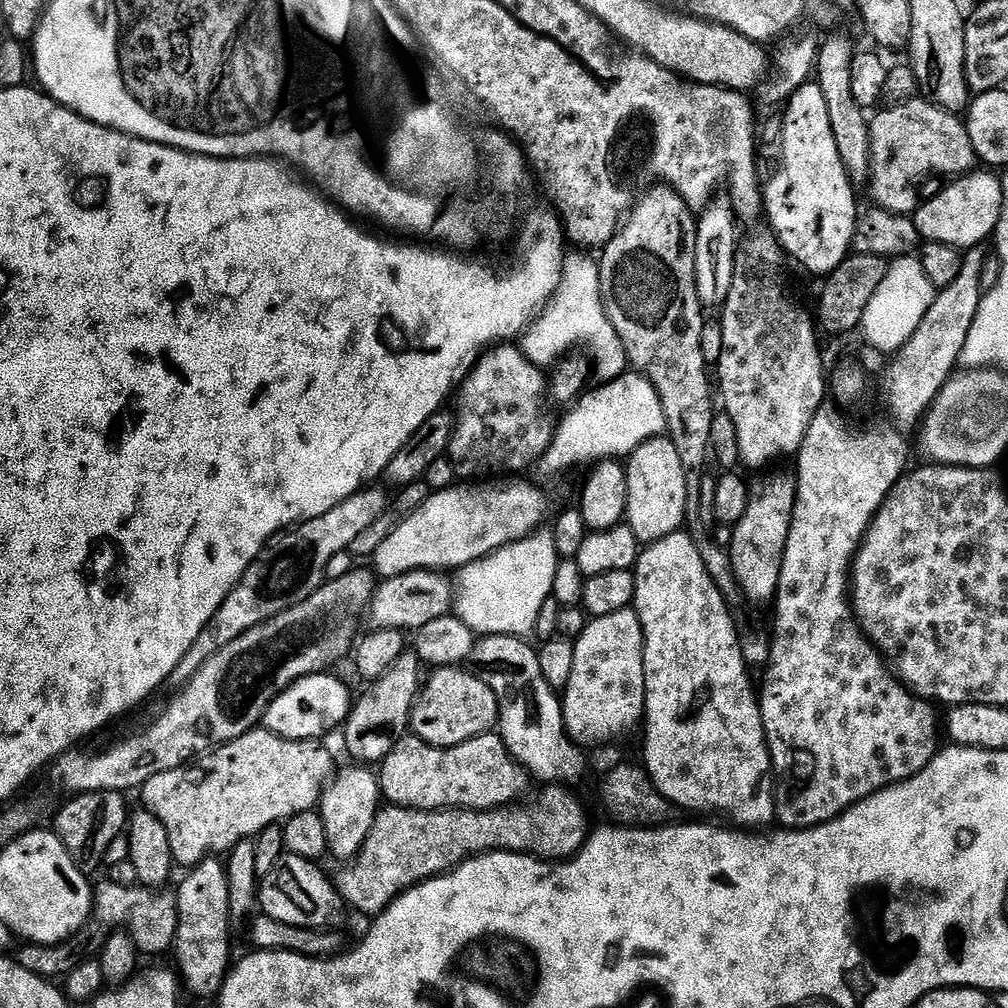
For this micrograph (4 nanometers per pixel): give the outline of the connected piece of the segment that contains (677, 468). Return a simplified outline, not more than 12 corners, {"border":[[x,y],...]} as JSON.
{"border":[[664,434],[627,457],[623,519],[641,545],[681,531],[687,484]]}

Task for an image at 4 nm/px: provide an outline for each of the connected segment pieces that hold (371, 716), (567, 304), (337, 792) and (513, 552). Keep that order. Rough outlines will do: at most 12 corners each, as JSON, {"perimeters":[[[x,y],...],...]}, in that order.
{"perimeters":[[[405,650],[355,701],[342,728],[370,755],[384,727],[409,727],[422,661]],[[569,251],[548,304],[574,322],[598,380],[628,355],[601,302],[599,261]],[[344,768],[318,805],[336,856],[359,852],[382,804],[368,768]],[[533,534],[459,569],[454,614],[524,638],[553,595],[553,537]]]}

